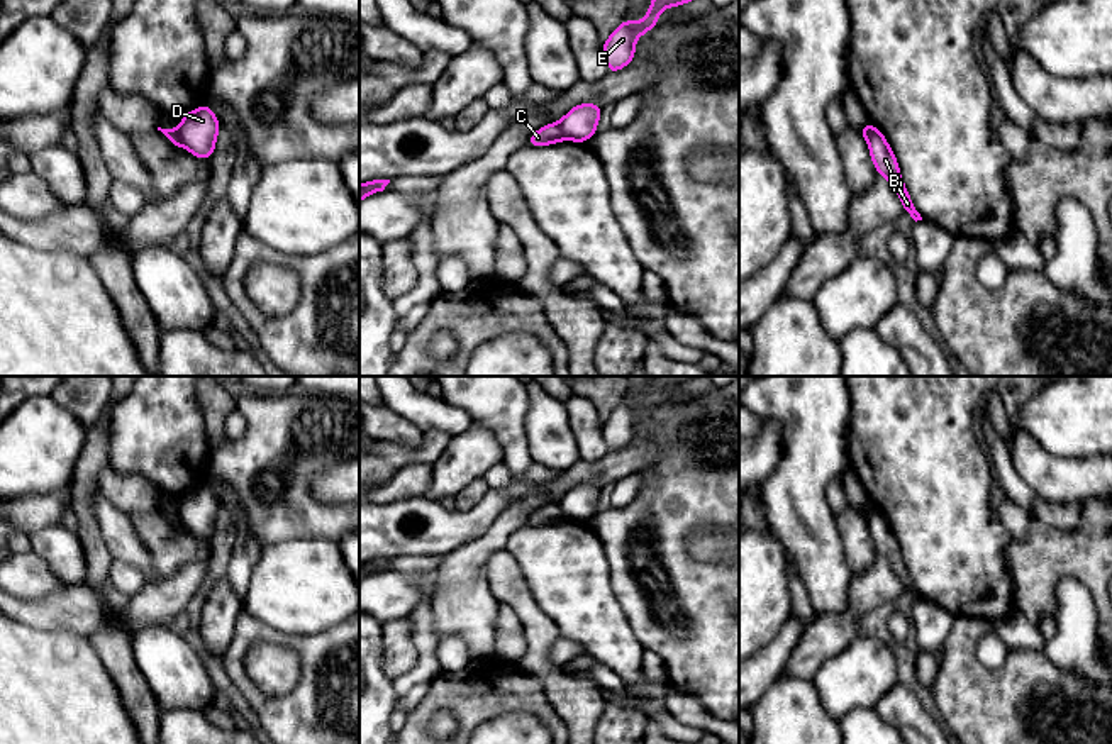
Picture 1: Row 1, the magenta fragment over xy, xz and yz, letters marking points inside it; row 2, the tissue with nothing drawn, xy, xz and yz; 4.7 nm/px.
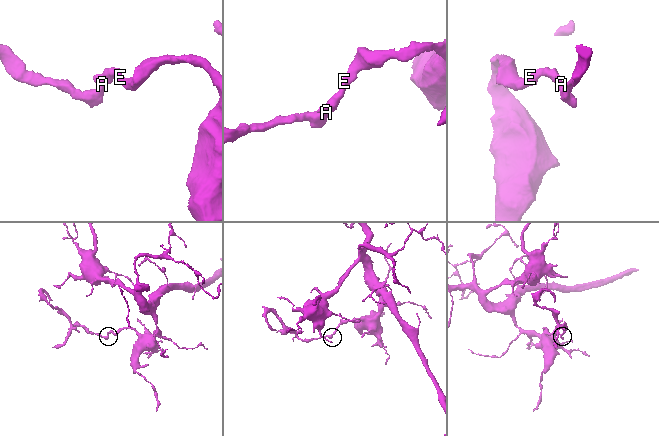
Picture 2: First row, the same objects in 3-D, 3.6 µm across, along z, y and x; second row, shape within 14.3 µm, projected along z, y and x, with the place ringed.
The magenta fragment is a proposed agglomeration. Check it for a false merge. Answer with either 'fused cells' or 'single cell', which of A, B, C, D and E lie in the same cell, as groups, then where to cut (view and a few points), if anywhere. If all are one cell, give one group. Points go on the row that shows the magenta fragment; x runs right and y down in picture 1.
fused cells; A B C / D E; cut in xy along (177, 129), (185, 146)

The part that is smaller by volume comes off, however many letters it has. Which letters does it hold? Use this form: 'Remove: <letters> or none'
Remove: A, B, C

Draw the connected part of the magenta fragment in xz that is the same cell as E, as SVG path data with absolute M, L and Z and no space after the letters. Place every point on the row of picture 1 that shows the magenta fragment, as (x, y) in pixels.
M651 0L648 15L641 22L626 19L602 46L609 73L619 71L636 58L634 44L637 37L658 24L663 8L678 7L685 2L692 0Z

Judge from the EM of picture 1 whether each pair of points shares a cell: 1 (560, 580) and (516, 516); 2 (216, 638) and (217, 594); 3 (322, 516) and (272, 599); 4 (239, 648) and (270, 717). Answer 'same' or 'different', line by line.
1: different
2: same
3: different
4: same

